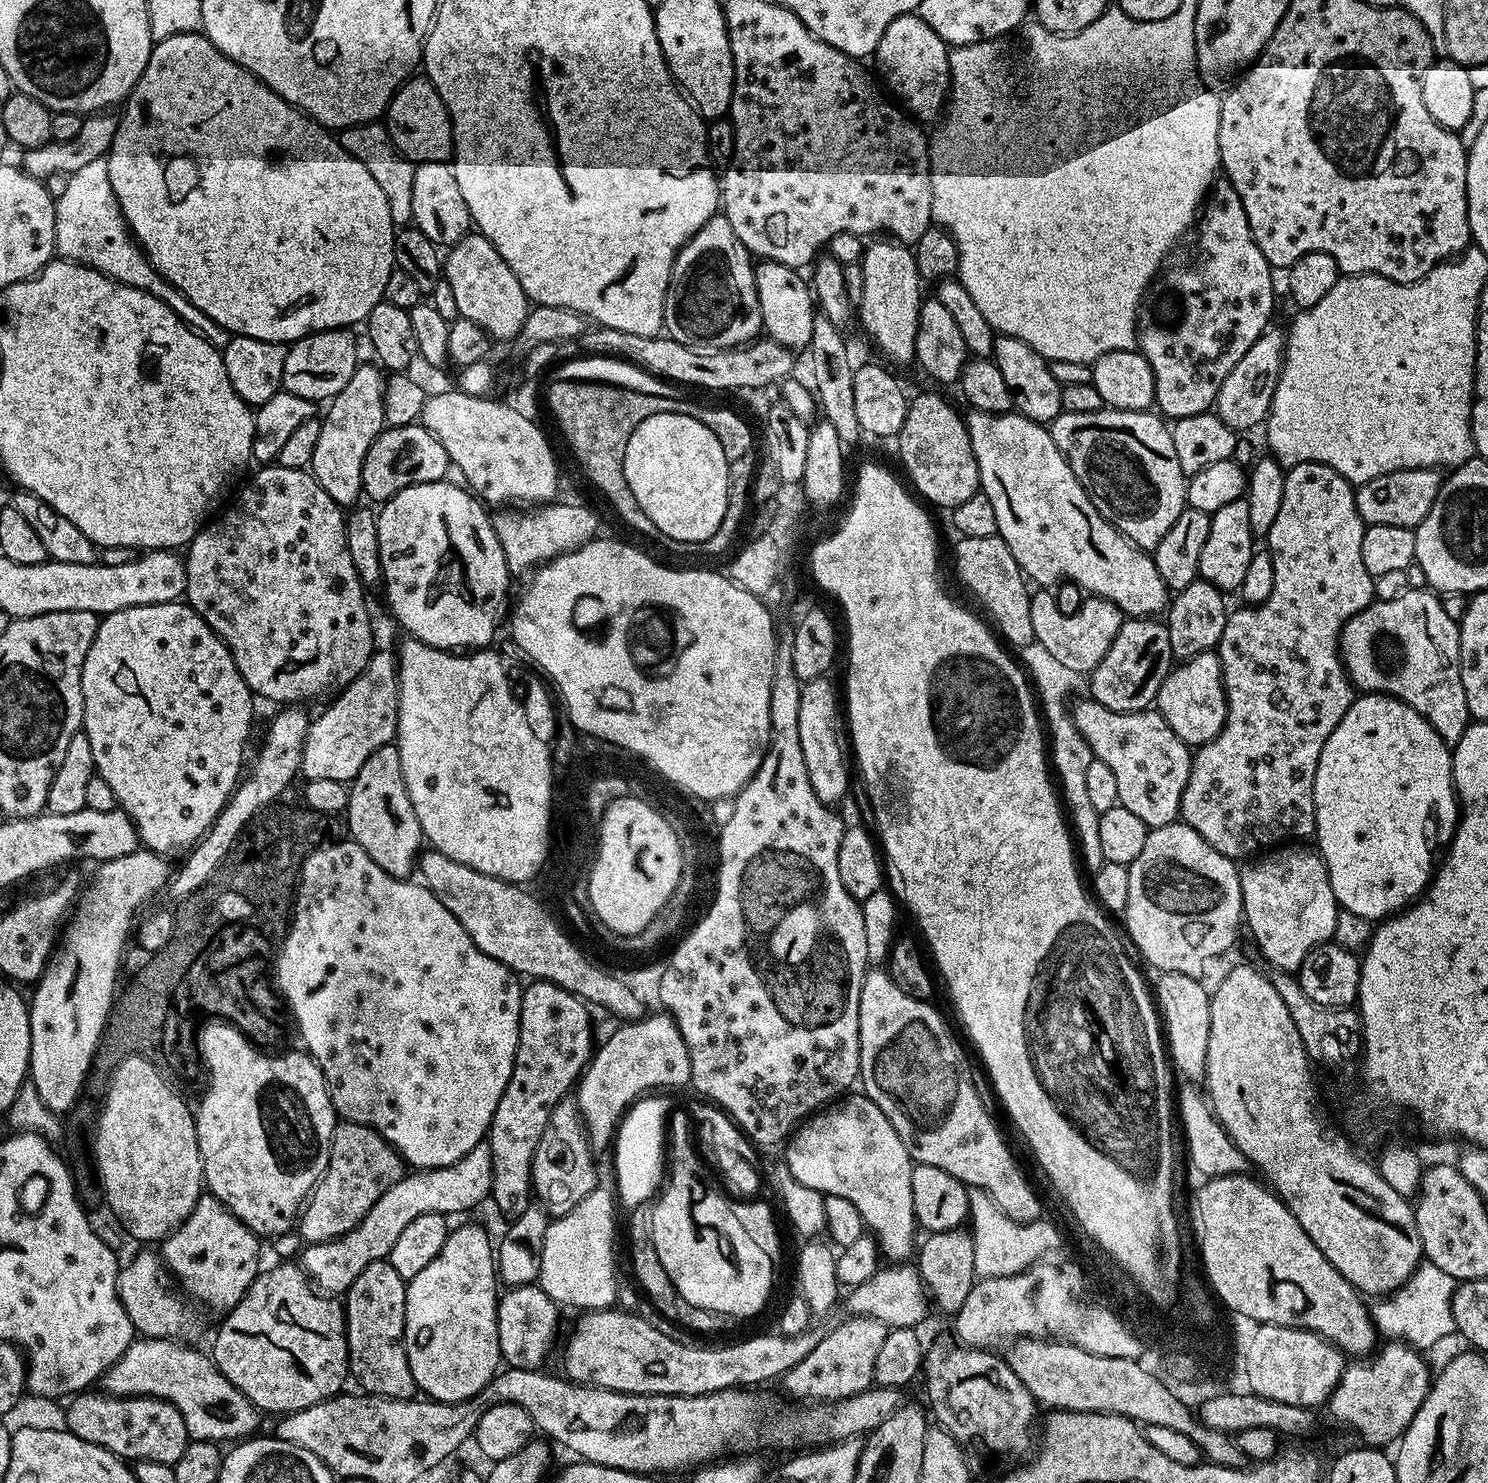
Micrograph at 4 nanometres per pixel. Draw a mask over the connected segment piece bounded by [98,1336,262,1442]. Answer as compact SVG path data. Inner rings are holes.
M157 1336L137 1338L132 1341L126 1354L122 1354L122 1358L118 1358L118 1362L114 1362L114 1366L110 1366L100 1377L99 1387L110 1396L153 1396L170 1402L182 1414L189 1440L240 1442L251 1437L262 1419L260 1409L254 1407L250 1398L246 1398L246 1394L242 1394L242 1390L238 1390L238 1386L234 1386L234 1382L230 1382L226 1374L218 1370L207 1351L199 1352L192 1347L196 1346L185 1346L173 1339L163 1340Z

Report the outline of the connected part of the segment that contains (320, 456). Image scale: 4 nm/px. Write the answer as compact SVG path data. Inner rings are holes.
M361 363L354 370L354 378L342 386L337 396L327 405L328 413L320 420L318 447L310 465L312 477L341 506L352 506L363 493L362 466L366 452L385 430L384 381L385 373L375 363Z

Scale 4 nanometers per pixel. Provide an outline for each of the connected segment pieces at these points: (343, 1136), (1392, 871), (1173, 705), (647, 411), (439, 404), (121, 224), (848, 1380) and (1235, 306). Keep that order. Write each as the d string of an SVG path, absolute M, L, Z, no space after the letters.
M340 1120L330 1146L330 1162L298 1217L301 1238L308 1244L325 1244L354 1230L366 1218L370 1206L404 1175L404 1160L386 1137L365 1124Z
M1383 694L1357 695L1346 710L1342 722L1338 722L1338 726L1334 726L1334 734L1330 734L1330 738L1326 738L1326 746L1322 746L1322 758L1318 758L1318 770L1314 774L1314 806L1316 807L1316 835L1314 840L1315 843L1320 843L1319 855L1328 868L1328 881L1336 895L1337 905L1343 911L1352 915L1360 915L1371 922L1380 922L1401 910L1407 909L1423 893L1420 891L1423 888L1425 891L1429 887L1434 876L1432 856L1438 848L1443 849L1451 843L1460 817L1458 800L1452 803L1452 812L1448 812L1448 808L1430 808L1430 788L1438 796L1438 784L1452 784L1452 753L1443 738L1416 711L1400 700L1394 700L1391 696Z
M1215 651L1203 652L1194 658L1177 663L1162 682L1162 686L1156 695L1154 708L1155 711L1162 714L1162 718L1166 718L1170 730L1174 730L1174 734L1178 734L1178 738L1182 738L1184 744L1199 746L1213 740L1222 730L1228 713L1219 655Z
M553 379L548 388L548 408L564 435L570 451L576 455L582 471L588 480L608 499L608 504L633 528L644 536L657 535L654 522L646 518L642 506L638 506L638 498L630 491L626 482L624 459L626 458L626 442L630 442L630 434L646 422L654 414L686 414L690 418L708 418L708 414L700 411L700 404L692 400L676 401L674 397L658 397L656 394L638 393L632 389L620 388L618 385L592 383L589 380Z
M459 390L432 392L422 406L419 423L442 442L451 463L464 475L463 483L485 505L539 506L557 499L556 487L560 484L560 472L556 469L556 456L539 428L539 423L522 418L508 402L492 400L488 396L471 396Z
M85 159L86 162L69 178L61 190L60 196L55 197L56 202L56 252L63 259L72 260L75 264L85 264L88 268L98 270L106 274L111 280L122 282L126 286L134 286L138 290L146 290L146 294L154 294L186 326L190 326L195 332L200 333L206 342L210 342L215 348L221 350L228 345L230 334L214 318L206 318L190 298L186 298L146 258L144 251L137 244L135 236L128 231L128 224L124 220L118 200L114 194L114 186L110 186L110 174L108 173L107 159Z
M849 1315L833 1332L817 1339L814 1350L782 1378L782 1385L792 1396L804 1402L835 1402L864 1392L874 1384L874 1361L889 1327L869 1316Z
M1220 182L1211 189L1210 195L1202 208L1199 228L1200 237L1196 240L1196 257L1189 264L1169 263L1152 281L1148 291L1144 293L1138 313L1138 348L1150 362L1150 370L1154 370L1155 407L1172 422L1182 418L1190 418L1194 414L1202 414L1215 405L1218 390L1222 386L1222 382L1226 382L1226 374L1230 374L1230 370L1234 370L1234 366L1238 366L1242 354L1246 354L1246 350L1250 350L1250 346L1254 346L1254 342L1258 342L1258 338L1264 335L1264 331L1273 323L1272 311L1276 308L1276 284L1272 281L1274 269L1271 264L1266 262L1266 254L1262 254L1262 250L1258 250L1258 242L1254 242L1254 234L1250 234L1250 226L1246 222L1246 210L1242 206L1242 198L1238 198L1232 184Z

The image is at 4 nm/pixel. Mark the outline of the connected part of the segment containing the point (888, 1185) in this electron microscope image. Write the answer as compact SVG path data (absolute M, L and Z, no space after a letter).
M863 1094L851 1096L813 1115L797 1127L786 1144L786 1163L790 1174L794 1174L802 1186L810 1186L810 1190L818 1190L825 1196L841 1196L854 1202L854 1206L858 1206L858 1214L864 1220L865 1229L871 1233L879 1247L881 1257L888 1259L889 1256L889 1261L904 1262L909 1259L908 1255L913 1255L912 1235L918 1232L916 1216L912 1213L914 1202L910 1186L914 1161L880 1107Z

